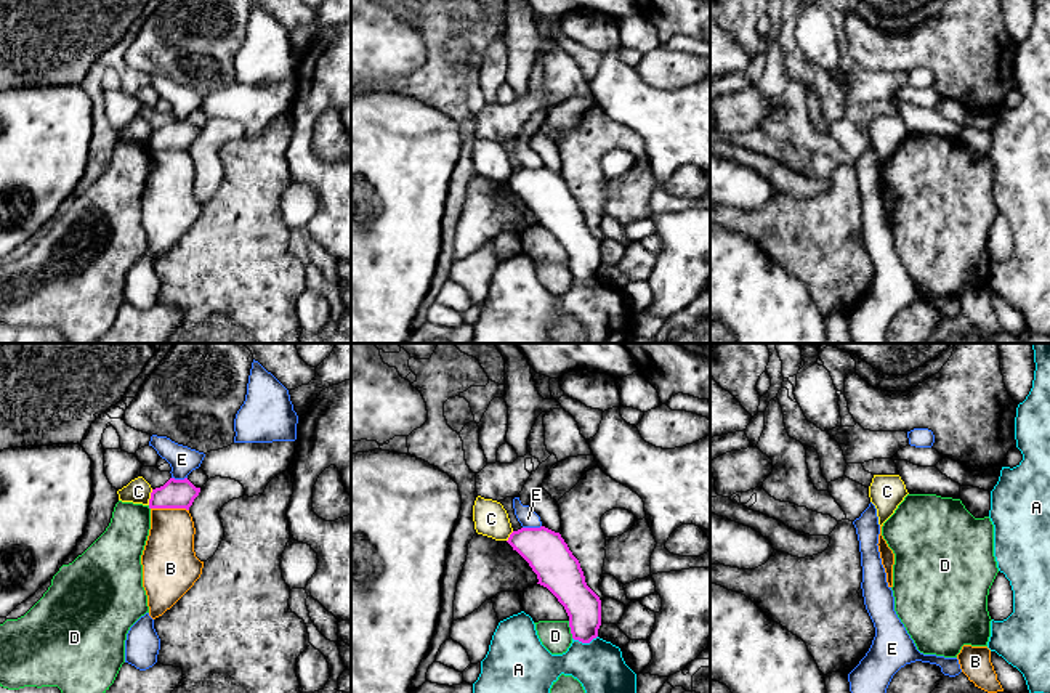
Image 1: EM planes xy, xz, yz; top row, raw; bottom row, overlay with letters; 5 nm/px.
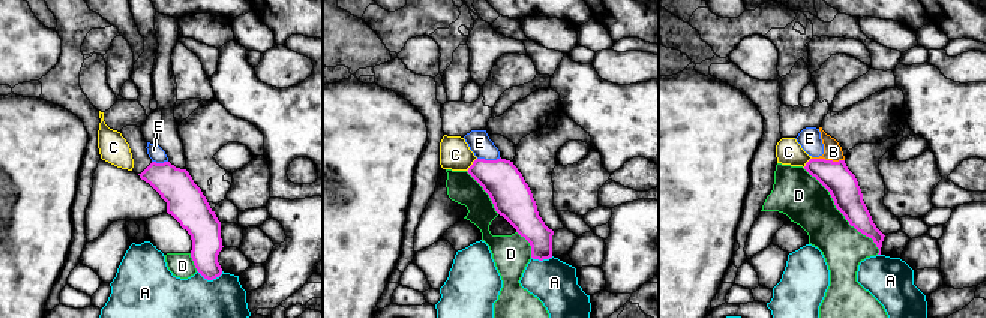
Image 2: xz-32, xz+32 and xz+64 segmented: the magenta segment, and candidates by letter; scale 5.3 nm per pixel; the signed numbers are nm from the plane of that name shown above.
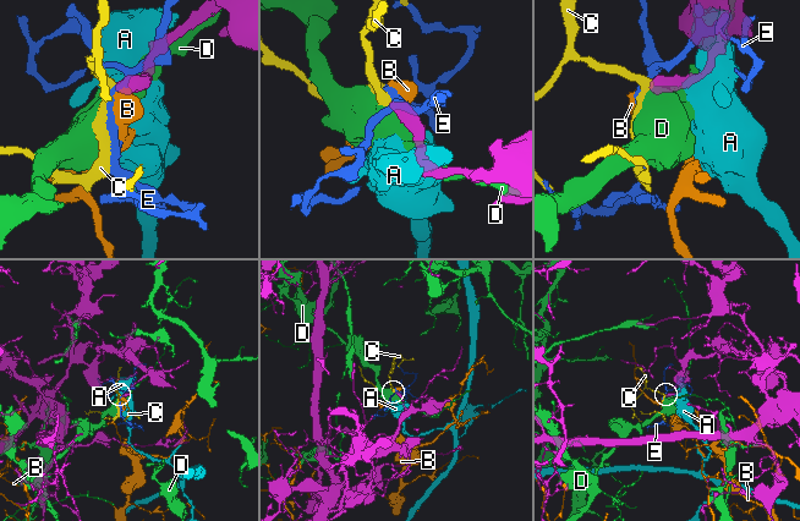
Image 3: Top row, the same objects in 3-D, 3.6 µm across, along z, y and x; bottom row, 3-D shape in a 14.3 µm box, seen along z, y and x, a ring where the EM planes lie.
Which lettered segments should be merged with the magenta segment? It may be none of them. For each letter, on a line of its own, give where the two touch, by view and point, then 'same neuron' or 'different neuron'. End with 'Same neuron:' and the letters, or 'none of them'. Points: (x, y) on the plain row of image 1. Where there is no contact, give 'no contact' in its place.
A: xz (584, 283) | different neuron
B: xy (170, 148) | different neuron
C: xy (151, 138) | different neuron
D: xz (571, 270) | different neuron
E: xz (531, 169) | different neuron
Same neuron: none of them

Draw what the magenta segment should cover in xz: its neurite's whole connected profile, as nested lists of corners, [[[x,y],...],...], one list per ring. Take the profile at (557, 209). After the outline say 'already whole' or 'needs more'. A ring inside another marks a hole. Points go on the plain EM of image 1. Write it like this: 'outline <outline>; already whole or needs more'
outline [[[545,167],[521,168],[507,181],[564,247],[574,281],[590,284],[601,266],[601,241],[587,226],[579,201],[559,173]]]; already whole

